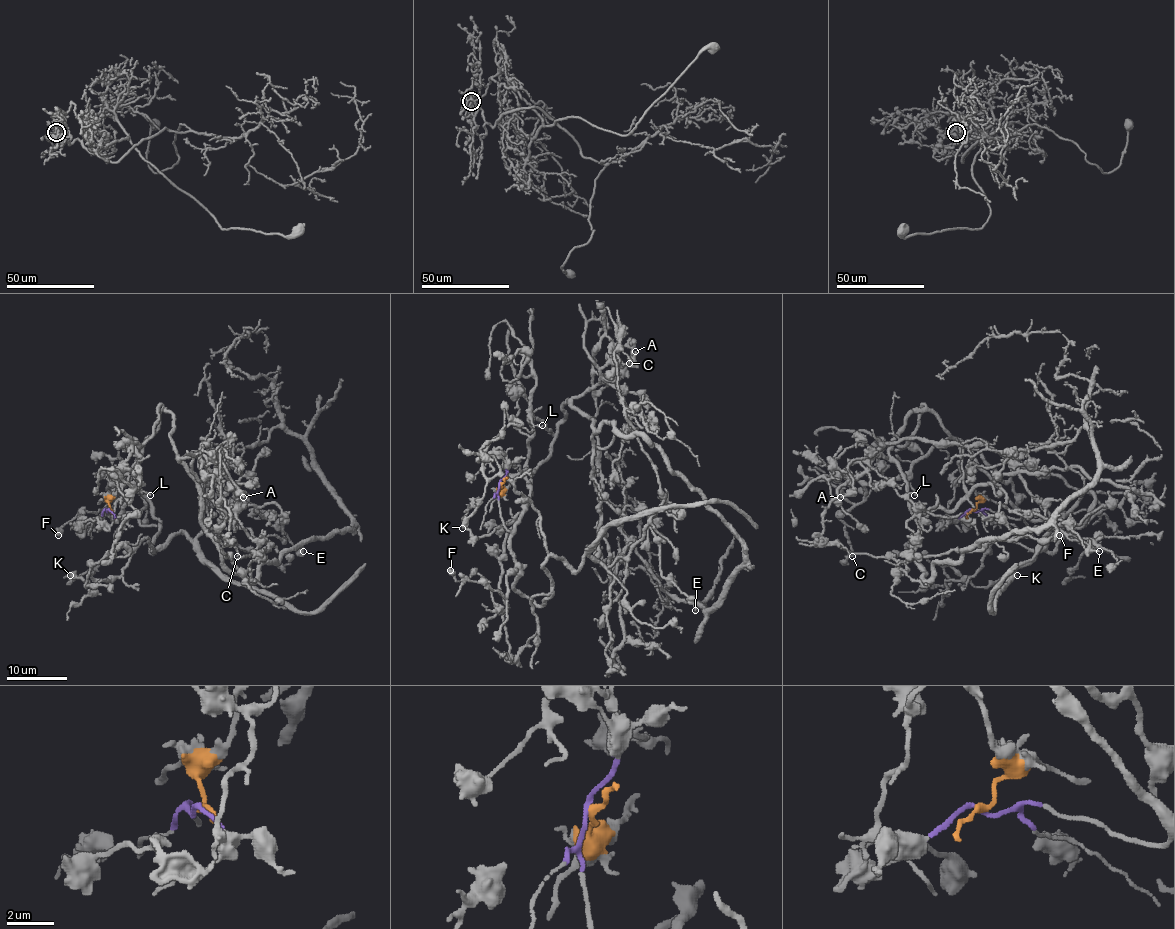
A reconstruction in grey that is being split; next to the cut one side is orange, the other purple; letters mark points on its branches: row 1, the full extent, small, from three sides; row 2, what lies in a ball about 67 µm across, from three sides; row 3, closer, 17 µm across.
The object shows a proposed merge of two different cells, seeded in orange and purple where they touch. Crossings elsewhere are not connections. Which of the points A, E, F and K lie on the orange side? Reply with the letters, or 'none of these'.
A, E, F

